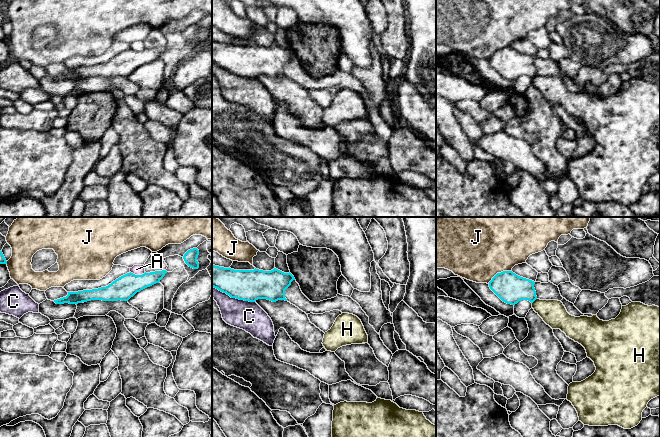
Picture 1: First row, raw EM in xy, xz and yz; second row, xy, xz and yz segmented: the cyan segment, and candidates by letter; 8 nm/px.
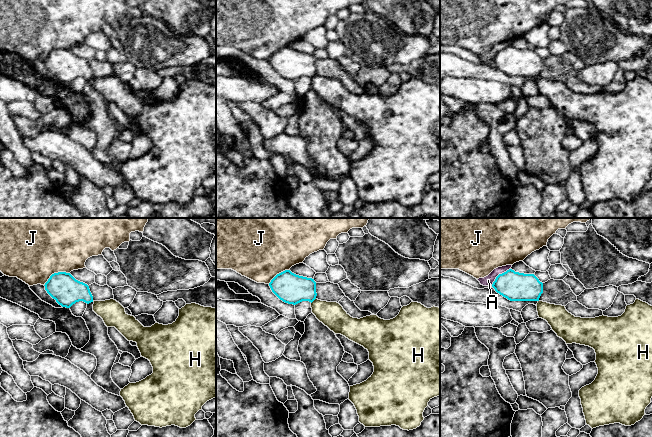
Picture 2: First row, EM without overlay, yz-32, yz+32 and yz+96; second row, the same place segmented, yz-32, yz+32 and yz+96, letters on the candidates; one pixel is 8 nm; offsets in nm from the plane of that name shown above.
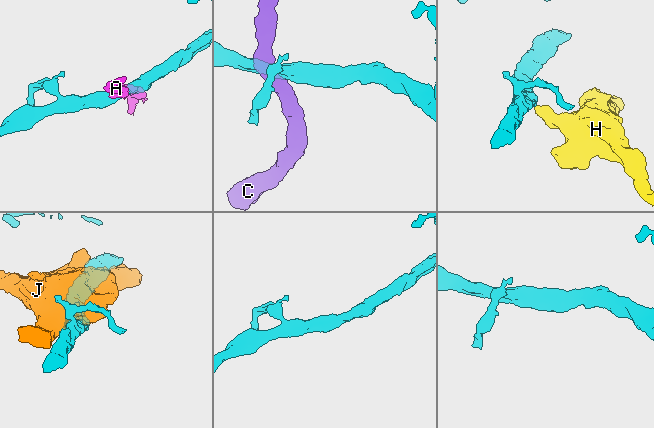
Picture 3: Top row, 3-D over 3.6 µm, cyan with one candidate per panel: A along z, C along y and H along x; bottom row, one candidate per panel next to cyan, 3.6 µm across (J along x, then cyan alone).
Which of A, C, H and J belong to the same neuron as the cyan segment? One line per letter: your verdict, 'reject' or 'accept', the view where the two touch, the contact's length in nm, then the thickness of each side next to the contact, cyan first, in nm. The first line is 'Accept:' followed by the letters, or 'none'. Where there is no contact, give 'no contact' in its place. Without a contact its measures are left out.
Accept: none
A: reject | xy | 130 nm | 190/80 nm
C: reject | xz | 360 nm | 260/240 nm
H: reject | yz | 60 nm | 240/200 nm
J: reject | yz | 220 nm | 240/500 nm

